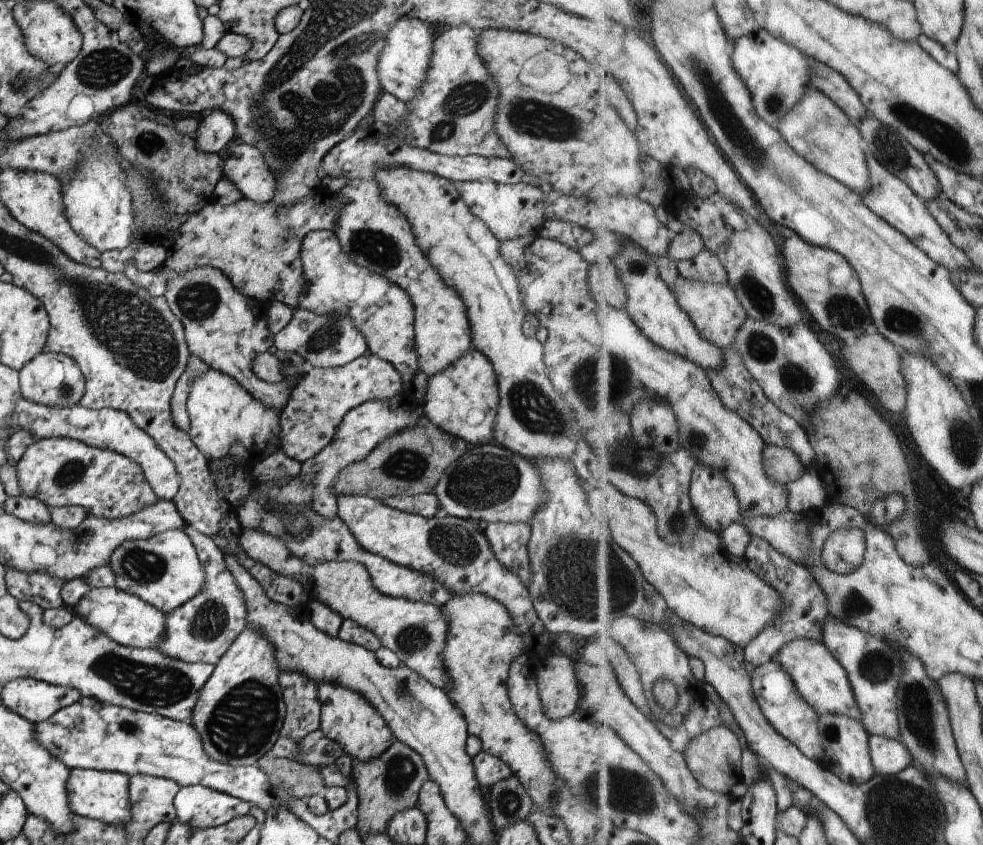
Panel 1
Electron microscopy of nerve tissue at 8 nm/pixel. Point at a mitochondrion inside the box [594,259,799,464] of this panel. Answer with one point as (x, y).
(619, 371)

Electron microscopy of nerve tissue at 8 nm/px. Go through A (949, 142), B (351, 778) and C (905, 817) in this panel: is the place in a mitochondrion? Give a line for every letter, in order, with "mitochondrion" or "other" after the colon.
A: mitochondrion
B: other
C: mitochondrion

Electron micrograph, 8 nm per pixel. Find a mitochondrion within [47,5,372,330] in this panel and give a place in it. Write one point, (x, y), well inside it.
(102, 69)

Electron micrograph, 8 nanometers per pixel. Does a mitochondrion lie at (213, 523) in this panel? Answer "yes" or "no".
no

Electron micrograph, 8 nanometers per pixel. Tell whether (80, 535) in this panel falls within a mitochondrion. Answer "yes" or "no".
no

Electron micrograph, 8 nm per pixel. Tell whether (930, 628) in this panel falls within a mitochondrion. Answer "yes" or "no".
no

